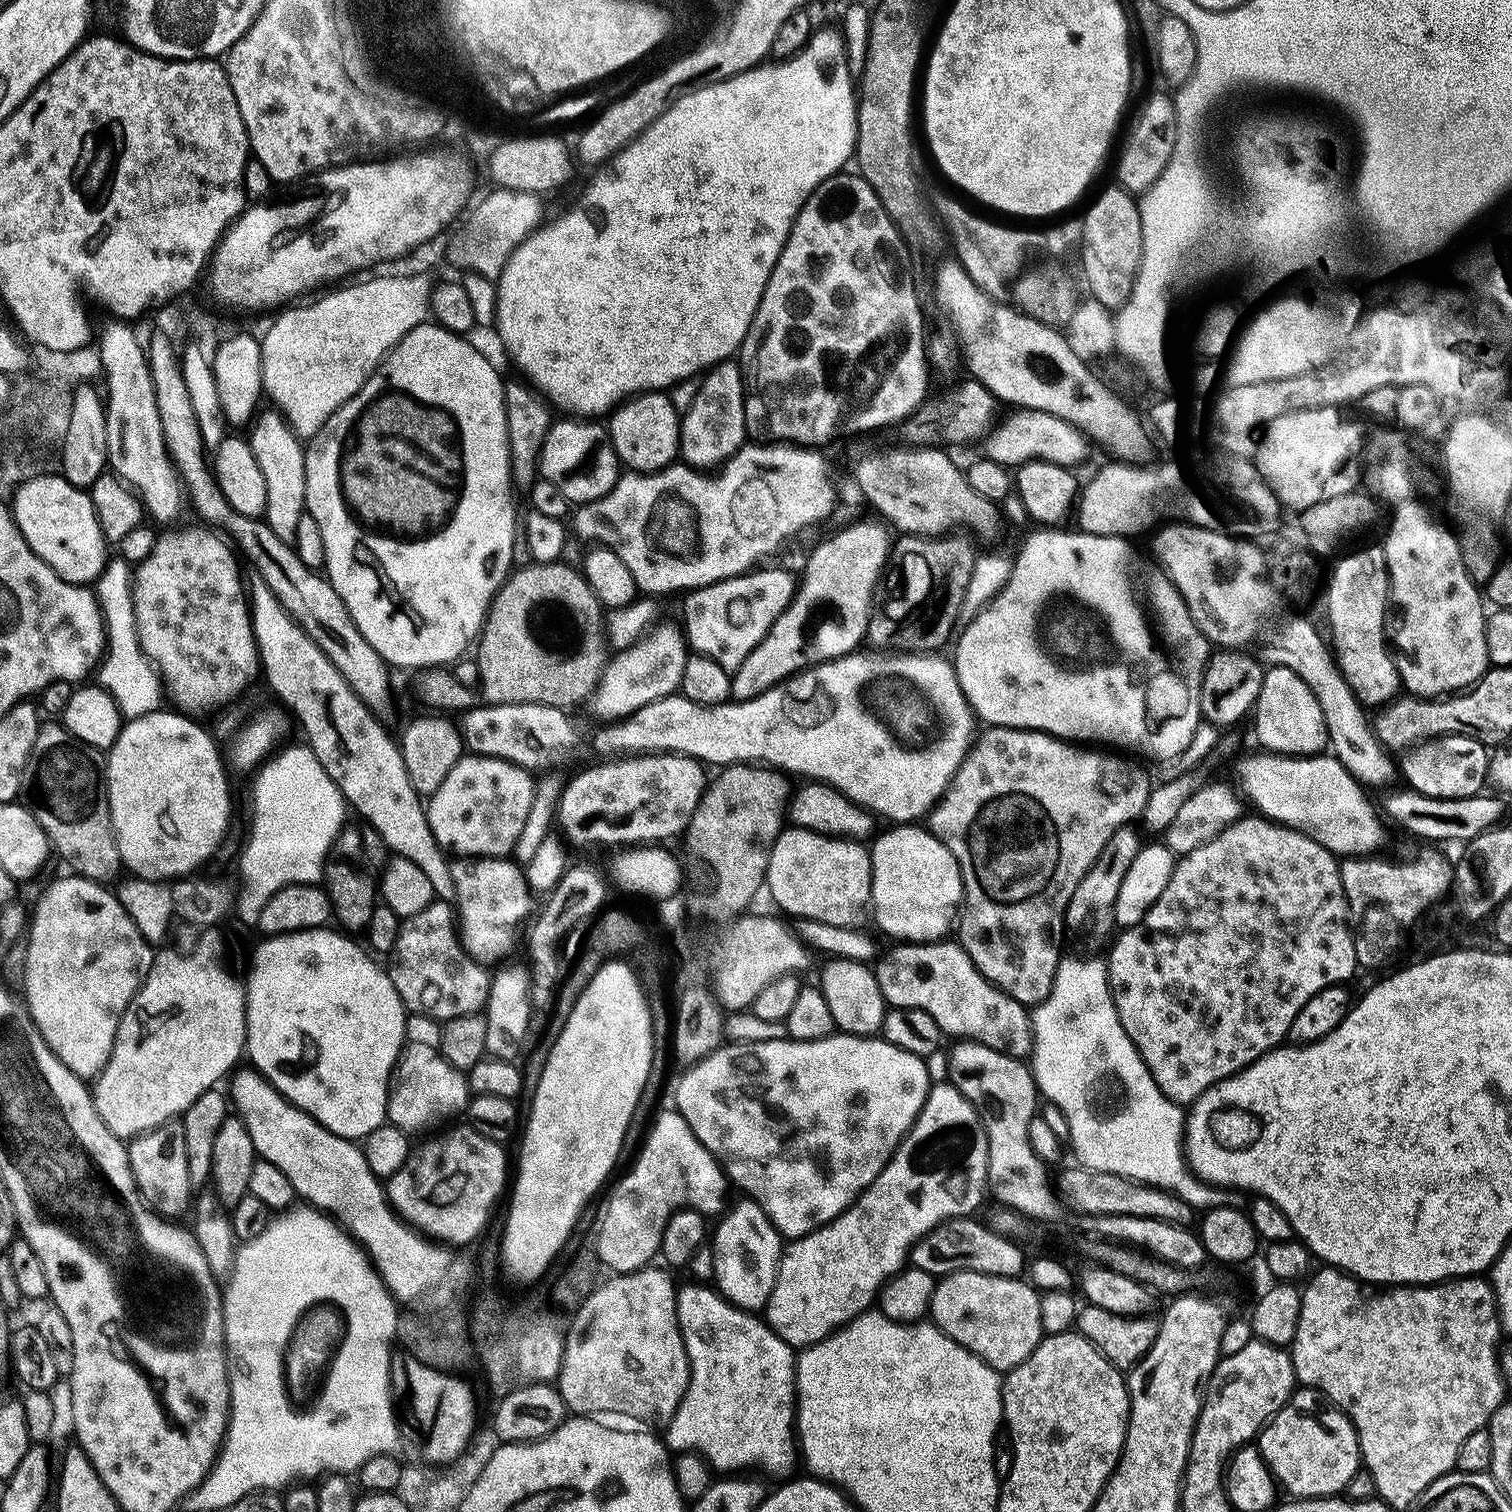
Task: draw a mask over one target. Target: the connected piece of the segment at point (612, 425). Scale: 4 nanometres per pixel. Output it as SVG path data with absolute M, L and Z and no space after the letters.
M650 392L629 399L611 413L606 427L610 438L614 442L614 450L618 454L621 465L633 472L651 474L670 468L681 459L680 455L680 425L682 423L681 409L676 409L676 404L671 400L671 395L664 392Z

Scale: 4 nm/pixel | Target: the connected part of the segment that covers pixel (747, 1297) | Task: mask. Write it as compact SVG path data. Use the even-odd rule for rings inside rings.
M733 1203L723 1213L719 1221L721 1224L717 1228L715 1225L714 1235L710 1240L712 1268L716 1271L714 1287L734 1307L743 1312L760 1314L767 1309L770 1294L774 1294L774 1282L778 1282L780 1260L784 1257L786 1244L779 1230L758 1205L743 1203Z

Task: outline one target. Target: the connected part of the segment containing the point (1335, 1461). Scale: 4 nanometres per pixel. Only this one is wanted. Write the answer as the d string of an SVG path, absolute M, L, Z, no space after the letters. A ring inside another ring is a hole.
M1301 1387L1292 1395L1288 1405L1274 1417L1267 1428L1258 1437L1258 1447L1262 1458L1268 1463L1268 1469L1277 1485L1289 1492L1289 1497L1298 1500L1321 1500L1327 1496L1340 1496L1362 1472L1360 1439L1356 1428L1345 1412L1330 1403L1321 1392Z

